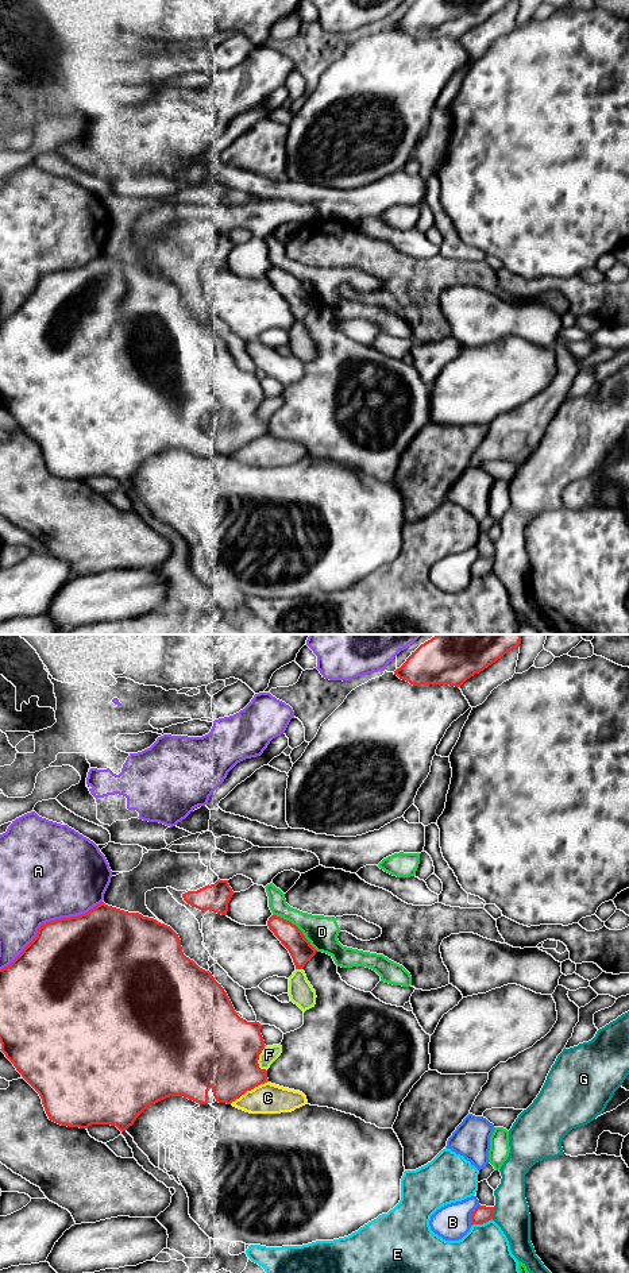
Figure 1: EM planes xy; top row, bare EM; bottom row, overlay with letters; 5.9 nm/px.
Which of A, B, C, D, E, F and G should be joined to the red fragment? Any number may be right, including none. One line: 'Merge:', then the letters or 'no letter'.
Merge: no letter

